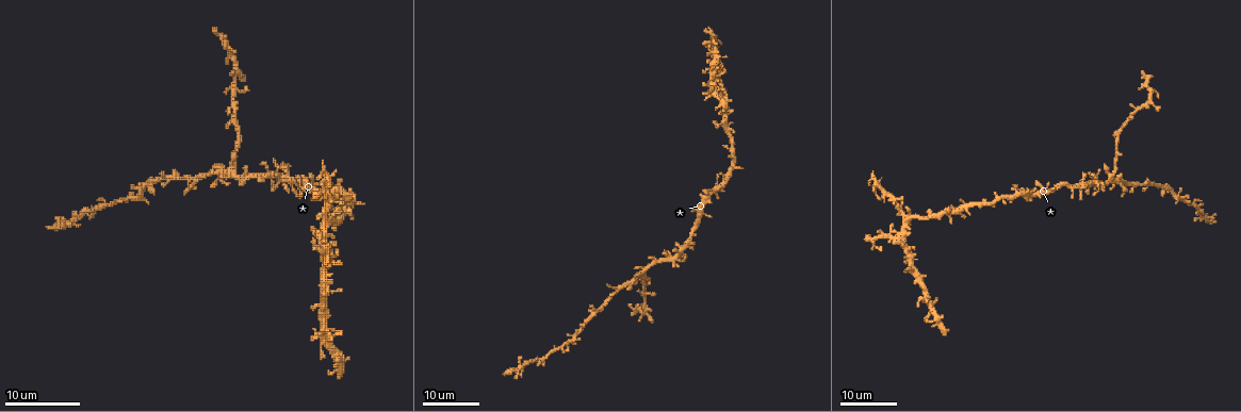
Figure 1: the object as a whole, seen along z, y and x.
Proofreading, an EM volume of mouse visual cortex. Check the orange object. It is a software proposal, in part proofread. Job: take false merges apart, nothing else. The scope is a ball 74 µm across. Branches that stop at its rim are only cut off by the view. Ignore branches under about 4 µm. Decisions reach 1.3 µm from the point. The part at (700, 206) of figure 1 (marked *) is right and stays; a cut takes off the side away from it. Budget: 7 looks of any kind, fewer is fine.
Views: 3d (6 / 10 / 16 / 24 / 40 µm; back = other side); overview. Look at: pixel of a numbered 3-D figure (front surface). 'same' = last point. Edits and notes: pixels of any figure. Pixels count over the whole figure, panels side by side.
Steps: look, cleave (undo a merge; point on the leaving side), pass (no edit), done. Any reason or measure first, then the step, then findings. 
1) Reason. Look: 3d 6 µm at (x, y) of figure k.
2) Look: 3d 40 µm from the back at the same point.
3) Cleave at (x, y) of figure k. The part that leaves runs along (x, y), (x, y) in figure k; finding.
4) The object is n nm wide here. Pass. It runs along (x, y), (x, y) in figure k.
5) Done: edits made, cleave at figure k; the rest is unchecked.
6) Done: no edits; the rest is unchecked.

Look: 3d 24 µm at (1111, 176) of figure 1.

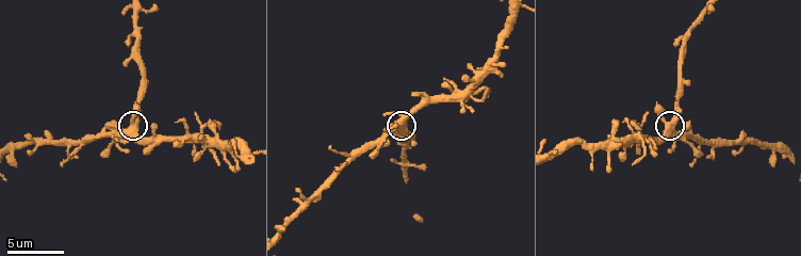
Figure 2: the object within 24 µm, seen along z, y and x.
Look: 3d 6 µm at (671, 130) of figure 2.

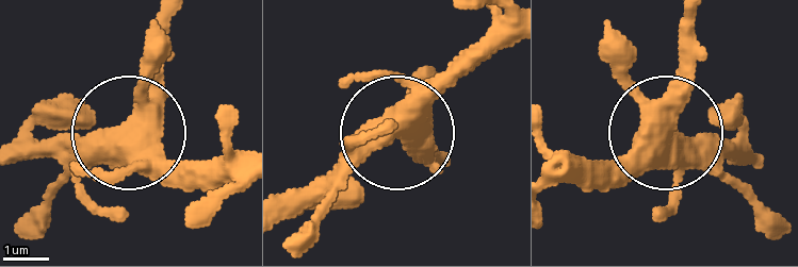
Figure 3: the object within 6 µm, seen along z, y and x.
Pass. One neuron here.

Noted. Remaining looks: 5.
Four or more arms meet. Look: 3d 16 µm at (469, 95) of figure 2.

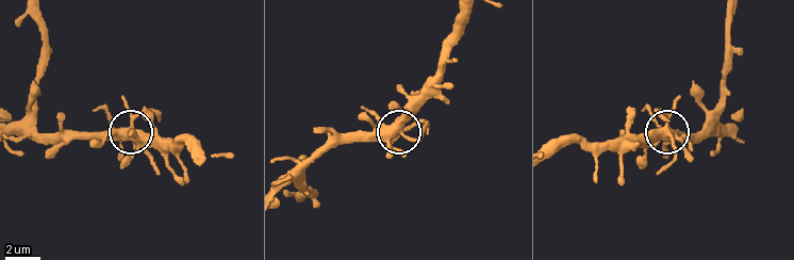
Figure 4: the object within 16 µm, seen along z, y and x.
Pass. All the same neuron.

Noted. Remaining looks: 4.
Thin arm on a thick one. Look: 3d 24 µm at (903, 232) of figure 1.

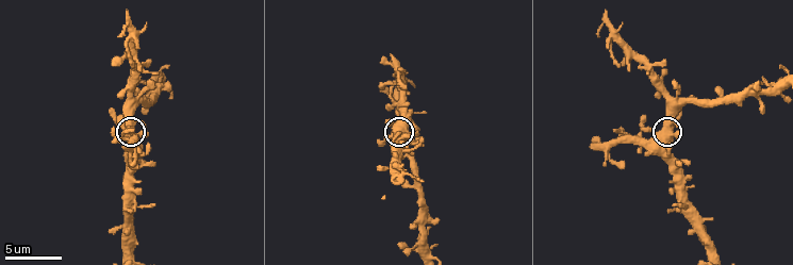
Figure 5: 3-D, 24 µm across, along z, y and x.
Zoom in. Look: 3d 10 µm at (662, 133) of figure 5.

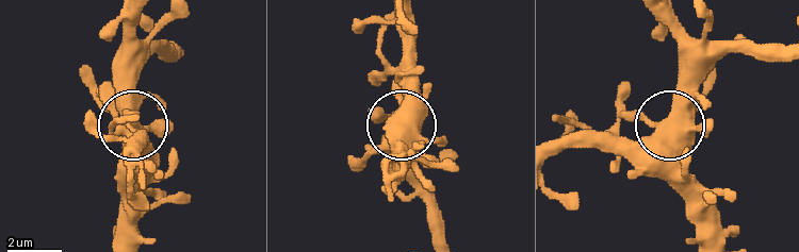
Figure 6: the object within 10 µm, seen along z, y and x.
The side arm is 6 µm long. Pass. It runs along (781, 46), (727, 53), (671, 126), (631, 141), (577, 141) in figure 6; all the same neuron.

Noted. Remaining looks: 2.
Three-way junction. Look: 3d 24 µm at (568, 340) of figure 1.

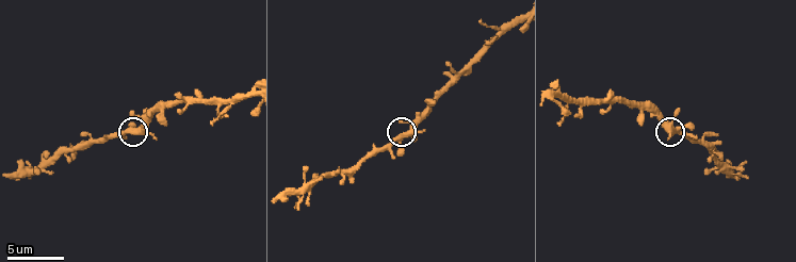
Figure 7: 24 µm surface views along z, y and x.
Look: 3d 6 µm at (136, 132) of figure 7.

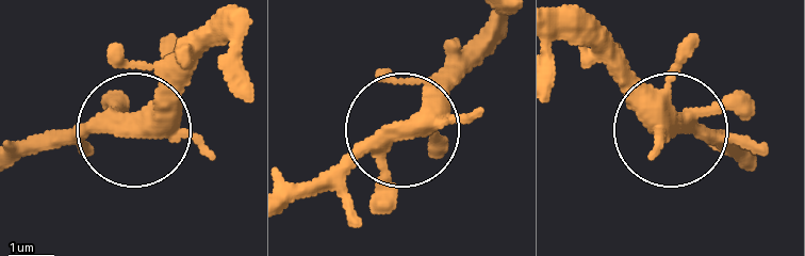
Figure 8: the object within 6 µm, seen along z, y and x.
Pass. It runs along (239, 17), (135, 124), (47, 136) in figure 8; continuous, no second neuron.

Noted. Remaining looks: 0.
Done: no edits; the rest is unchecked.

